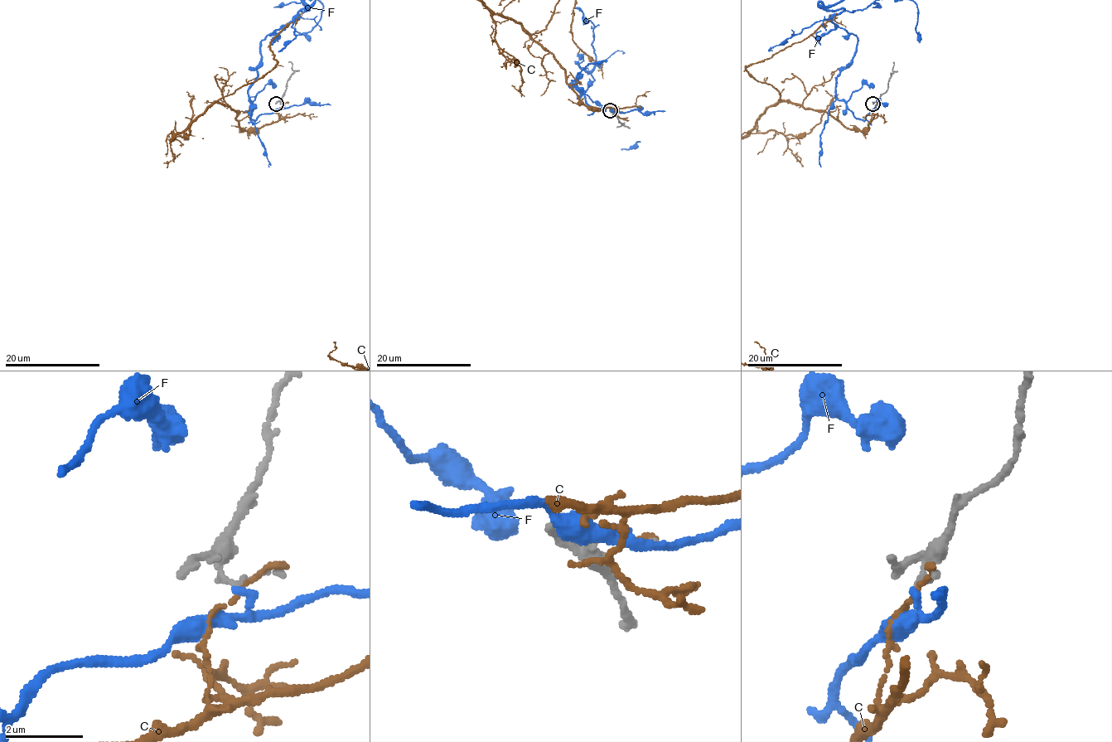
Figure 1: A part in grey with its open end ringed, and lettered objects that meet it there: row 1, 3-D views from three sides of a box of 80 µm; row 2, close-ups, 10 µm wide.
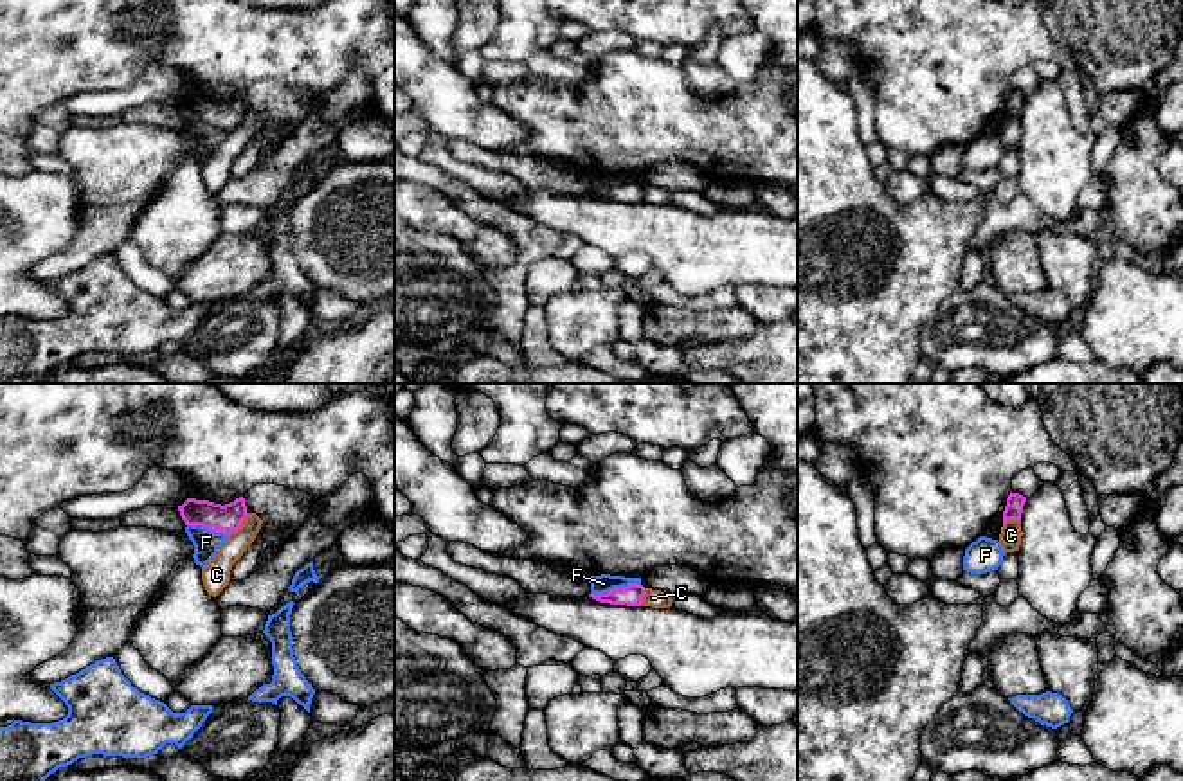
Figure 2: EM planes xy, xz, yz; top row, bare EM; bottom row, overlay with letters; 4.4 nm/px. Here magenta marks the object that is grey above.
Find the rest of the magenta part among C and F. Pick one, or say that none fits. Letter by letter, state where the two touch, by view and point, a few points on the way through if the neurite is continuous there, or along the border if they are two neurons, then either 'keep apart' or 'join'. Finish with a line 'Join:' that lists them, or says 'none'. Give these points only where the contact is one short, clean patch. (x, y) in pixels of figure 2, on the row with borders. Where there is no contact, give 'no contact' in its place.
C: contact xy (240, 526); keep apart
F: contact xz (614, 589); border xz (640, 583), (591, 594); keep apart
Join: none

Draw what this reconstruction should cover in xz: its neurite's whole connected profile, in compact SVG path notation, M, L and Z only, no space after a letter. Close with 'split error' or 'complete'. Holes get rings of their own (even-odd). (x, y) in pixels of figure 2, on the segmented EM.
M636 583L623 588L614 588L607 594L589 594L589 597L600 603L627 605L627 606L641 606L643 596L645 596L645 587Z; complete

